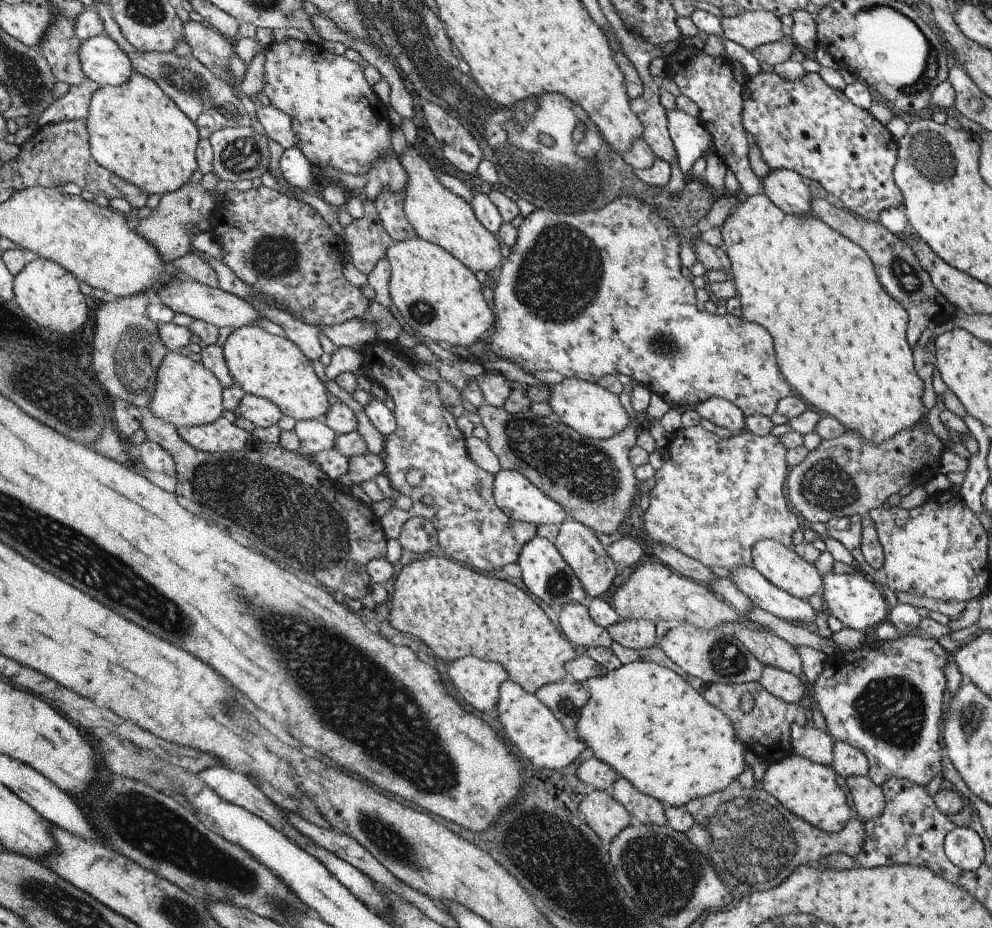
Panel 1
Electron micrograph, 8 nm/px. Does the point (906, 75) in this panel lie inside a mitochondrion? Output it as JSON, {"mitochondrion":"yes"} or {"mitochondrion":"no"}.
{"mitochondrion":"no"}

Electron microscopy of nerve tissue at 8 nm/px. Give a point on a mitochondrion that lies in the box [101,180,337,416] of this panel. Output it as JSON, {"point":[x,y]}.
{"point":[133,356]}

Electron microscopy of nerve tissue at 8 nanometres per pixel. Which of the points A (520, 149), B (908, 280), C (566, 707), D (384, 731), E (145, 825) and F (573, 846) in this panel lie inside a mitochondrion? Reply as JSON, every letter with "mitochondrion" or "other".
{"A":"mitochondrion","B":"mitochondrion","C":"mitochondrion","D":"mitochondrion","E":"mitochondrion","F":"other"}

